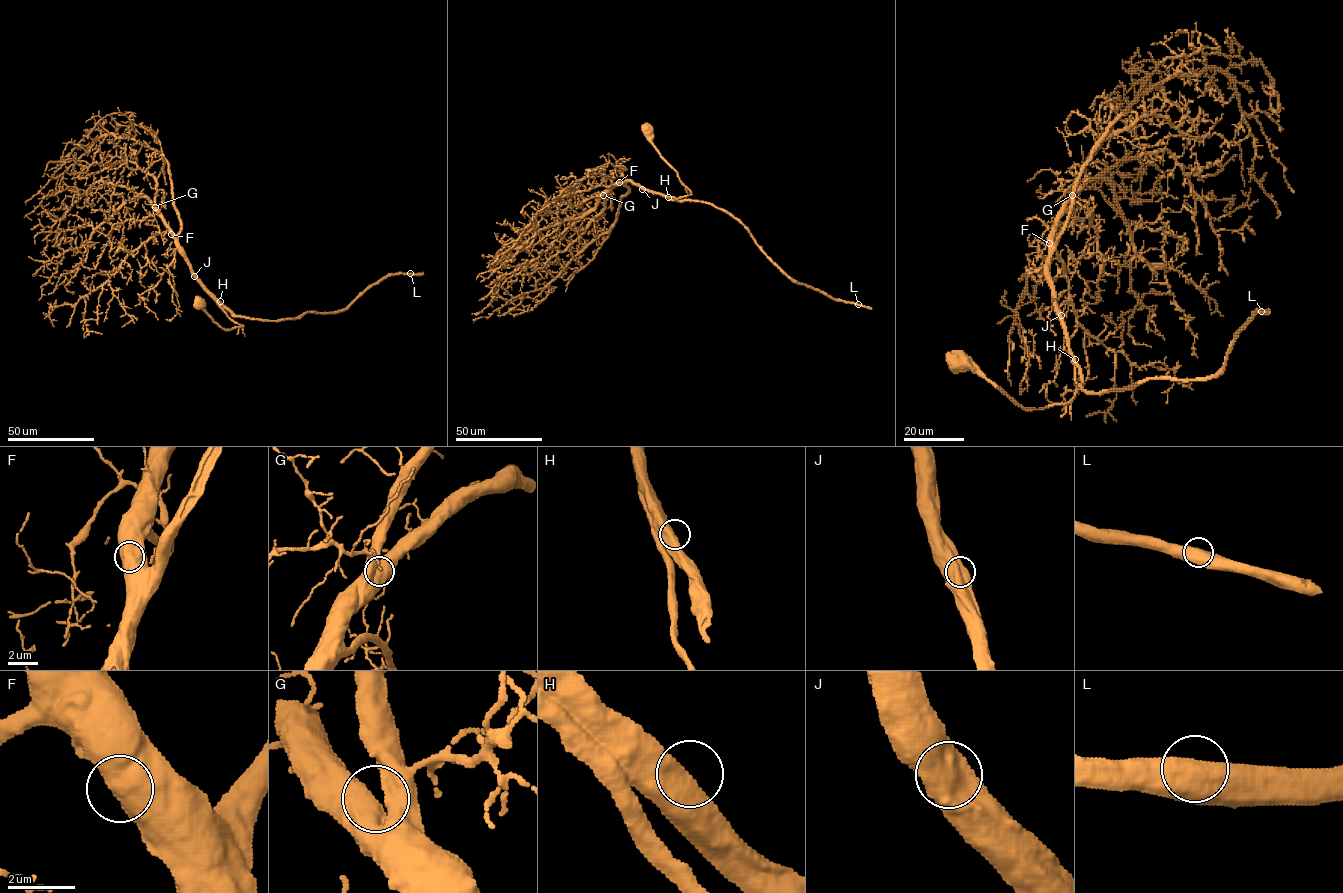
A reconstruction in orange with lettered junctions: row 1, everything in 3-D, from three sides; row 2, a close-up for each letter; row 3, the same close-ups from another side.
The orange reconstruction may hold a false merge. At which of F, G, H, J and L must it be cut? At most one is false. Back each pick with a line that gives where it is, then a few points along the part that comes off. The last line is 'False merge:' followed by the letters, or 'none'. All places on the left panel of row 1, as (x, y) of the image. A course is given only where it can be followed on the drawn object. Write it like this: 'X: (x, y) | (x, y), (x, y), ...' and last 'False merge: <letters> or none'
False merge: none

